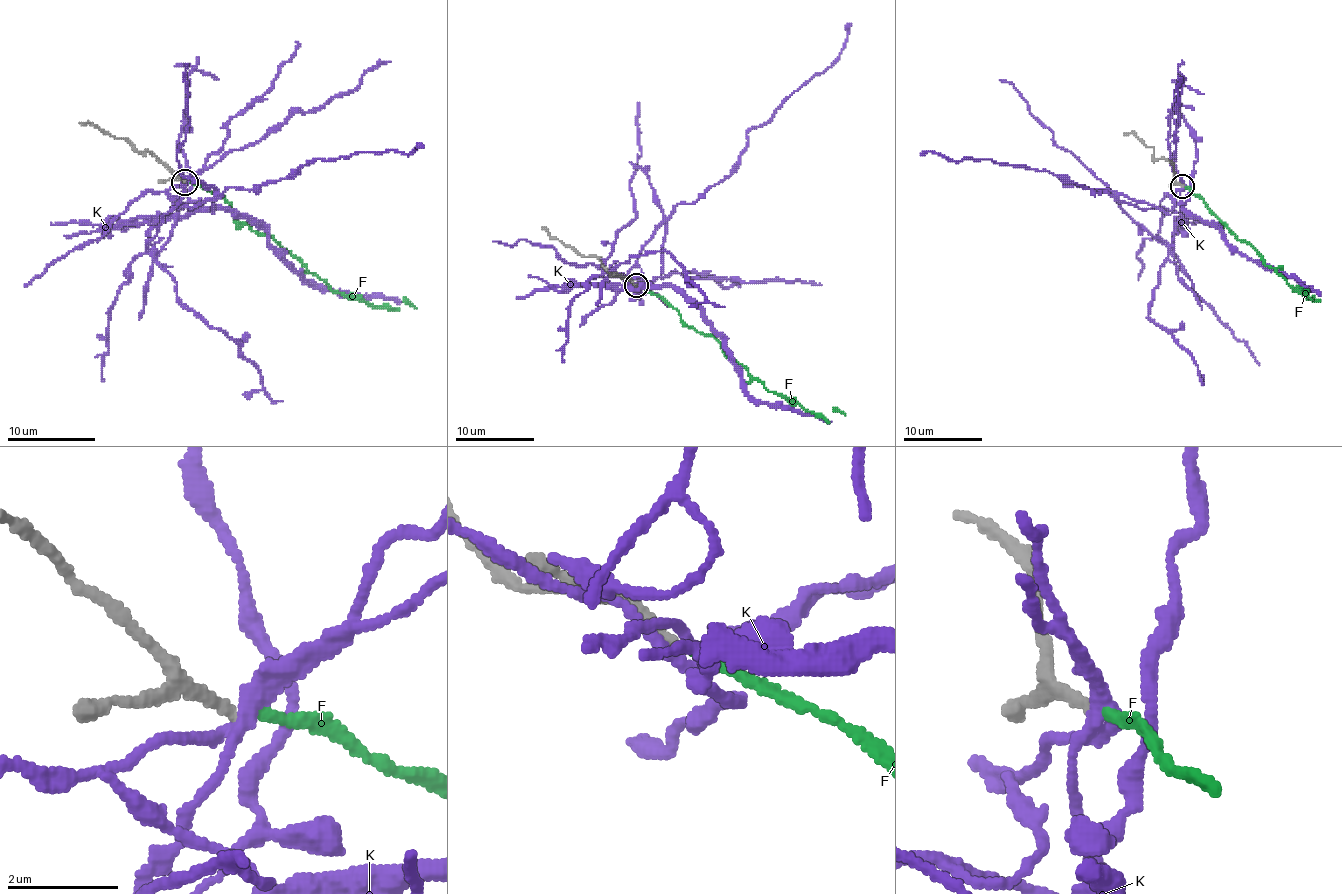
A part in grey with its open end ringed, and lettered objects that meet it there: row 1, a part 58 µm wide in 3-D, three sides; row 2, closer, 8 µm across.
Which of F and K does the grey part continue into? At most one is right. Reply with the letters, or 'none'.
F

